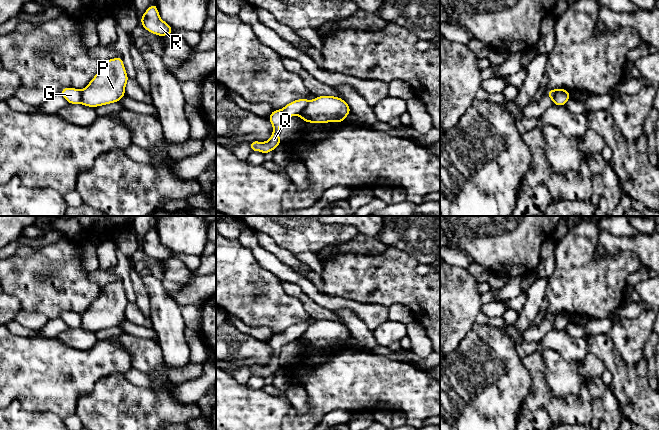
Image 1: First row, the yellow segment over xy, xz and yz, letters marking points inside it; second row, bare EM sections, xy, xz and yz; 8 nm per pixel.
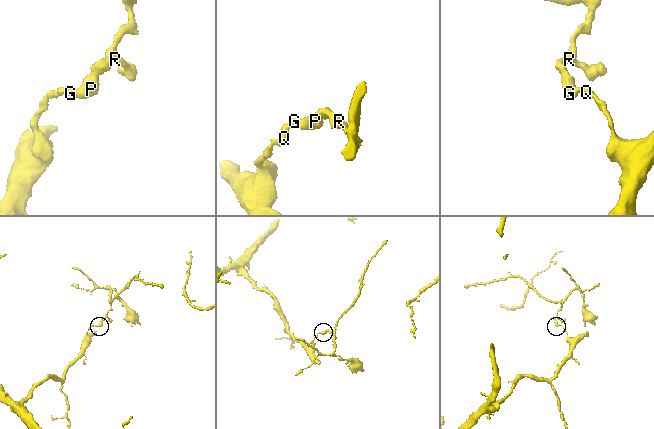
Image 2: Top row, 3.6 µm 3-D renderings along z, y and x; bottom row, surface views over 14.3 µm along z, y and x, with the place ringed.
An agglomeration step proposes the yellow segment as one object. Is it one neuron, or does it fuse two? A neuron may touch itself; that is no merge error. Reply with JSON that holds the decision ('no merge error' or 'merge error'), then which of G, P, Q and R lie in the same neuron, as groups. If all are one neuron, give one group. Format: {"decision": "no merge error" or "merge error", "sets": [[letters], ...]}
{"decision": "merge error", "sets": [["G", "Q"], ["P", "R"]]}

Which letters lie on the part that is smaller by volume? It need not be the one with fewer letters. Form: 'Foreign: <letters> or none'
Foreign: P, R

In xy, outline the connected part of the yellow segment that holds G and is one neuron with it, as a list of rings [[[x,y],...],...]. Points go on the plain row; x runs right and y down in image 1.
[[[65,311],[60,317],[69,328],[81,327],[82,315],[76,312]]]

